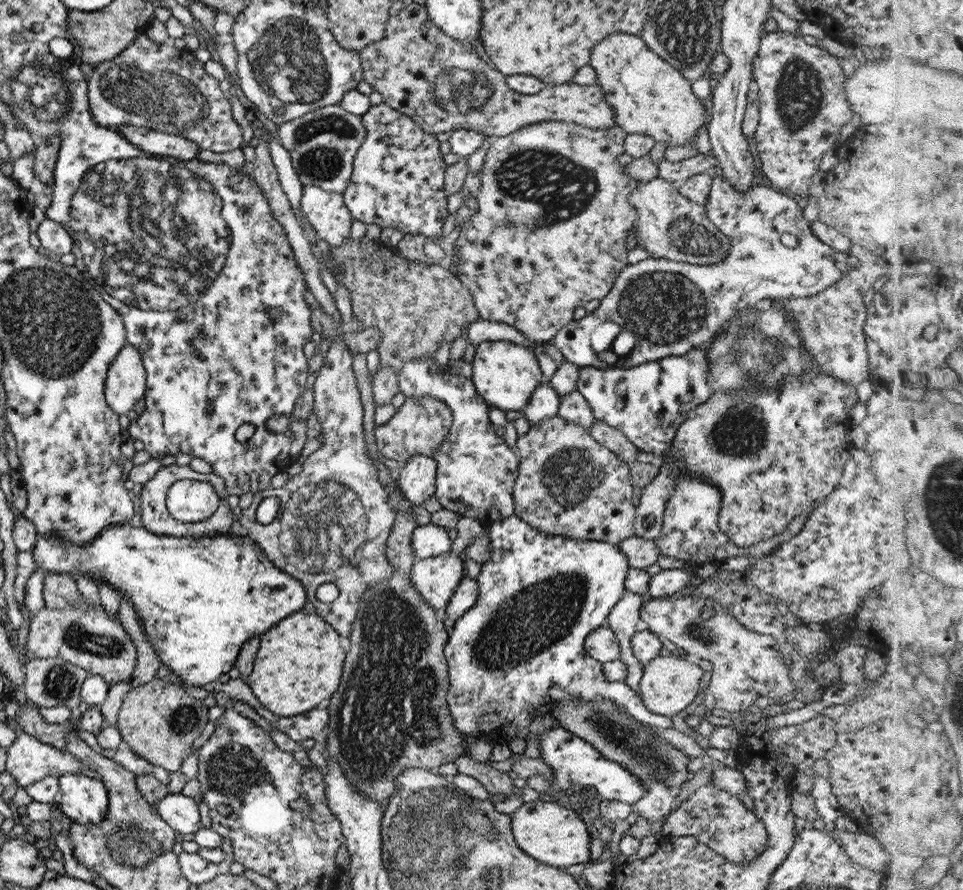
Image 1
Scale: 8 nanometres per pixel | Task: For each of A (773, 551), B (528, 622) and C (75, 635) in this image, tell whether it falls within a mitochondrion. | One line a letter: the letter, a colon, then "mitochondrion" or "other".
A: other
B: mitochondrion
C: mitochondrion

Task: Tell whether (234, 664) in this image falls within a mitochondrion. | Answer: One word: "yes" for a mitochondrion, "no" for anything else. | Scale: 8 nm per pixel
no

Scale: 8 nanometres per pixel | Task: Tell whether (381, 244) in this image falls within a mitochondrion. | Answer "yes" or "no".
no

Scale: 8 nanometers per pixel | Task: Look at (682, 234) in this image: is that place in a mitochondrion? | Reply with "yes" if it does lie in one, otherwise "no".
yes

